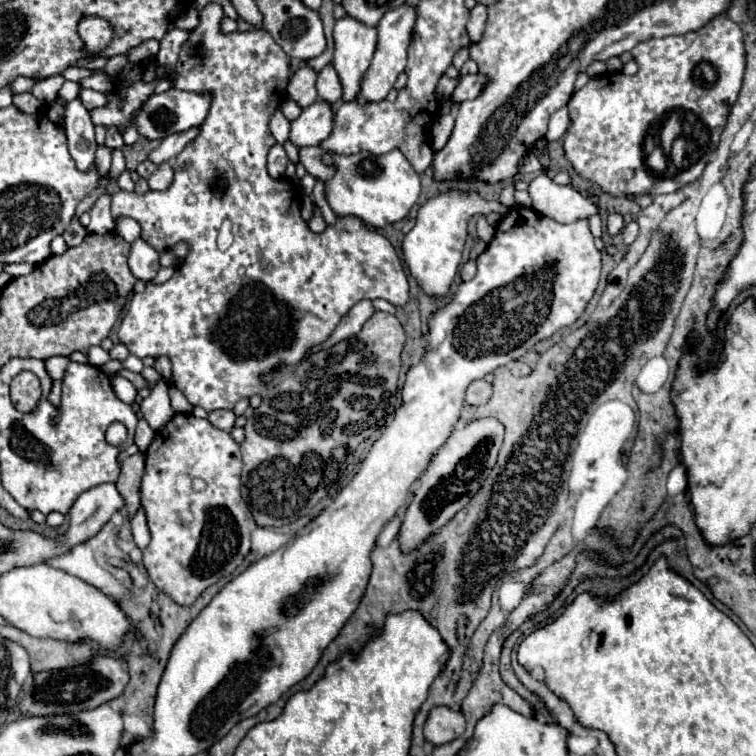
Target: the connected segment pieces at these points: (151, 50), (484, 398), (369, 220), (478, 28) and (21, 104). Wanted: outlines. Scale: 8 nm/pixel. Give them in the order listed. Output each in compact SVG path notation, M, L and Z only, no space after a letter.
M146 40L146 42L142 42L138 48L132 48L128 54L126 54L126 58L128 58L128 62L146 62L150 56L154 56L158 52L158 42L156 40Z
M476 380L468 386L468 404L470 406L480 406L488 402L492 396L492 386L486 380Z
M398 148L380 156L370 152L354 156L328 154L326 162L338 168L334 178L326 182L326 196L336 216L358 216L372 228L384 228L404 220L420 196L420 178Z
M478 4L476 8L472 8L470 20L466 24L466 32L470 36L470 42L478 42L482 38L484 28L486 28L486 6Z
M24 92L24 94L14 96L14 106L16 106L20 112L34 114L34 112L40 112L42 102L40 102L40 100L36 100L36 98L34 98L30 92Z

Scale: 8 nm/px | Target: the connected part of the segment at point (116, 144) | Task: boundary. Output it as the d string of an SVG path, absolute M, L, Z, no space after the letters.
M108 128L104 146L110 148L110 150L118 150L118 148L122 148L122 146L124 146L124 142L122 142L122 134L120 134L116 128Z

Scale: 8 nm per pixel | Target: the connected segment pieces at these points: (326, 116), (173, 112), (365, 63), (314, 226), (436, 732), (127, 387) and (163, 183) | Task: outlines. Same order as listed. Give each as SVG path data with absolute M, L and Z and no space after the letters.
M316 100L302 110L300 118L292 122L290 142L294 142L298 148L316 146L330 136L332 124L332 104L326 100Z
M170 88L168 92L152 94L144 102L140 116L136 118L136 128L138 128L138 134L146 140L164 140L170 134L200 126L208 114L208 108L210 108L210 96L198 96L194 92L182 92L182 90Z
M344 16L334 26L334 68L344 86L342 100L354 100L362 74L368 70L376 48L376 28Z
M318 208L312 210L312 216L310 216L310 220L308 220L308 228L310 228L312 232L322 232L322 230L326 228L326 222L324 222L324 218L322 218L322 214L320 214Z
M438 706L430 712L426 726L424 726L424 738L432 746L442 746L458 738L466 730L466 720L462 712L454 712L446 706Z
M114 376L111 378L111 384L115 394L117 394L120 400L124 400L128 404L134 404L134 398L136 398L138 390L129 380L121 376Z
M168 162L160 164L160 166L156 168L156 172L152 174L152 178L148 180L150 190L166 190L166 188L172 184L172 176L174 176L172 166L170 166Z

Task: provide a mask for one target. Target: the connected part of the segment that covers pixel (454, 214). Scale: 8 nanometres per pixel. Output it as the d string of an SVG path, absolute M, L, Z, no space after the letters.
M464 190L442 192L420 206L416 216L416 226L406 234L402 250L412 276L418 280L420 288L426 294L444 296L450 290L450 284L458 274L458 266L468 234L466 232L468 220L480 212L492 212L492 210L500 214L508 212L508 208L504 208L500 202L488 202L476 192L464 192Z

